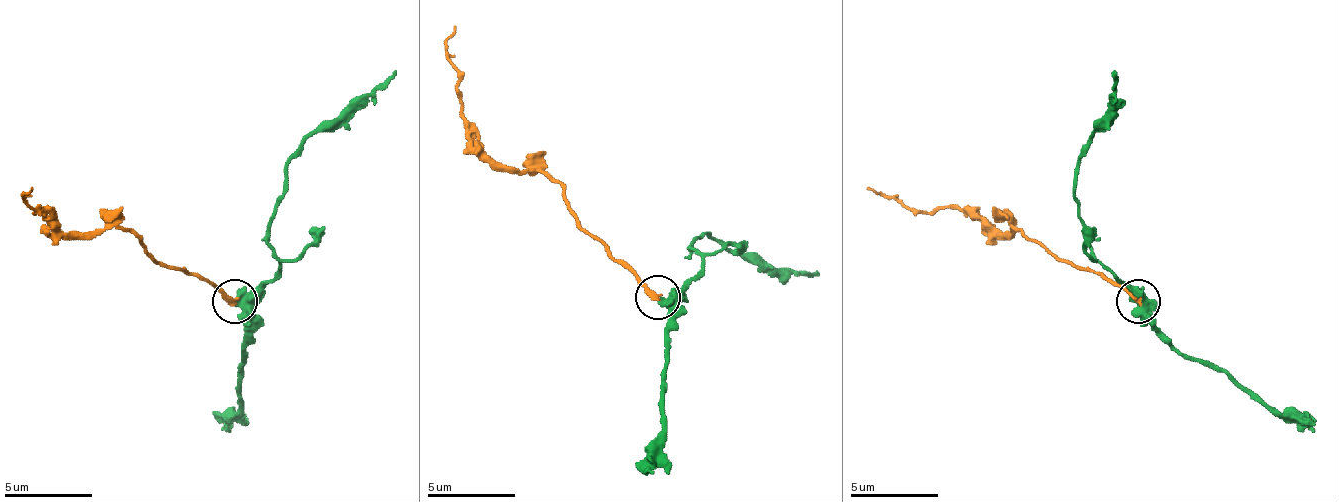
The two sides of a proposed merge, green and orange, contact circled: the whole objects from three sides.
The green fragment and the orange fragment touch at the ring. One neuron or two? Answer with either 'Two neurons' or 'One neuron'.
One neuron

